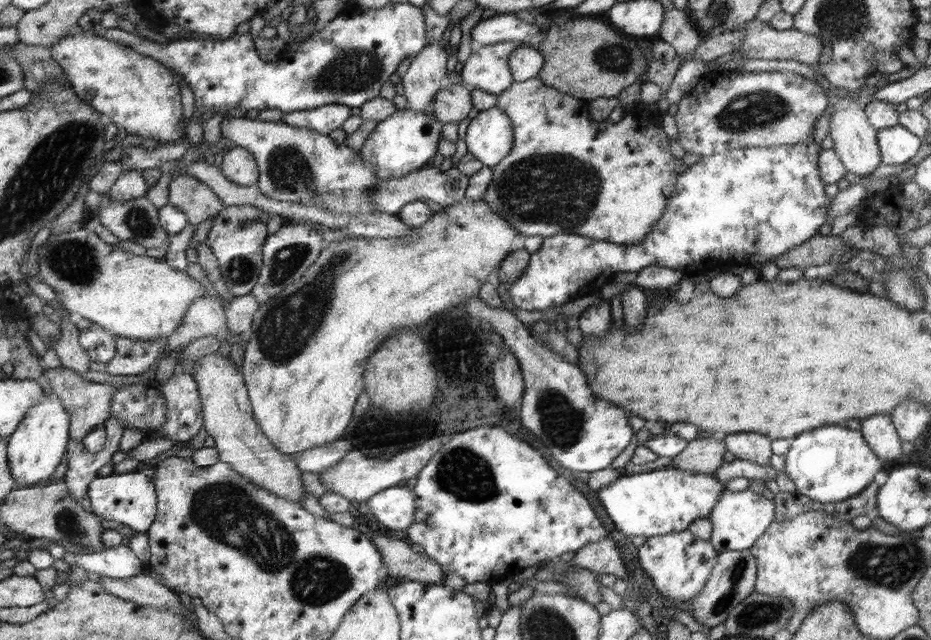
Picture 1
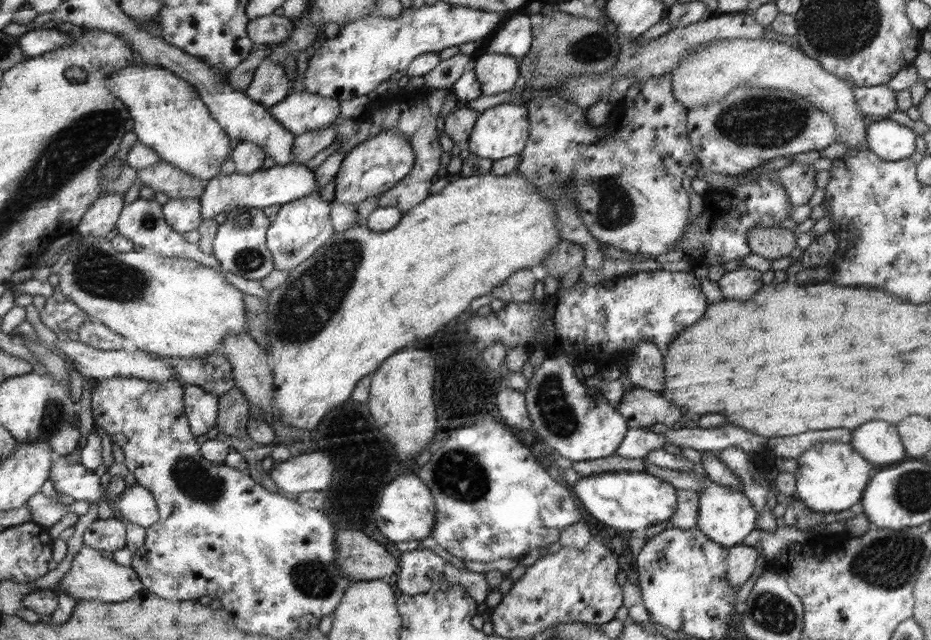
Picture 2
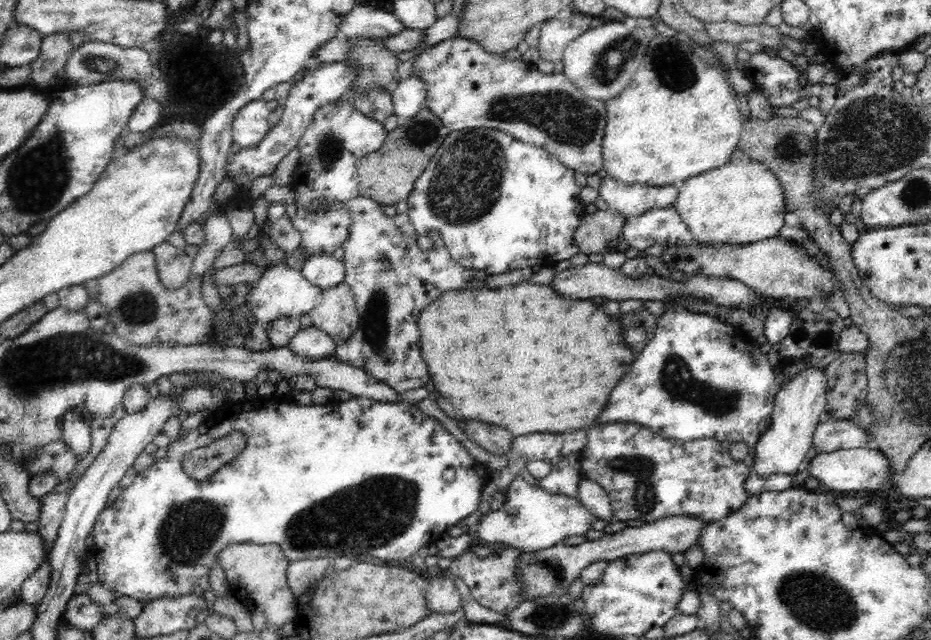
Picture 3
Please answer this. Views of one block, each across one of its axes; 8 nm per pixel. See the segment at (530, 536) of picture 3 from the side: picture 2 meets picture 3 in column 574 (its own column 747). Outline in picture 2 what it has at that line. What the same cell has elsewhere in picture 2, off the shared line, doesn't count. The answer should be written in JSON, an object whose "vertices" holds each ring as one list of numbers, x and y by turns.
{"vertices":[[710,482,699,493,697,527,710,540,730,548,742,545,744,538,756,529,756,507,744,492]]}

